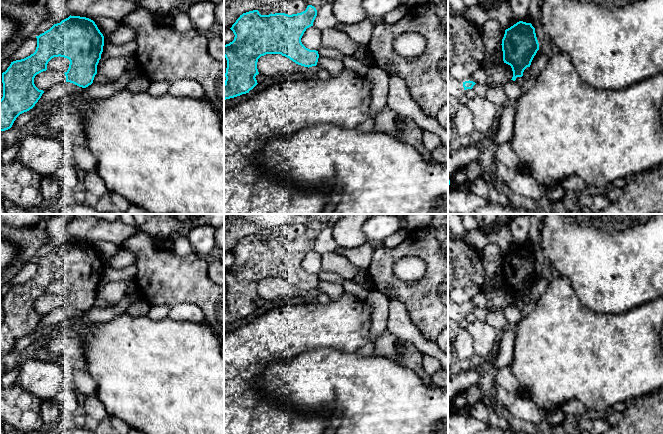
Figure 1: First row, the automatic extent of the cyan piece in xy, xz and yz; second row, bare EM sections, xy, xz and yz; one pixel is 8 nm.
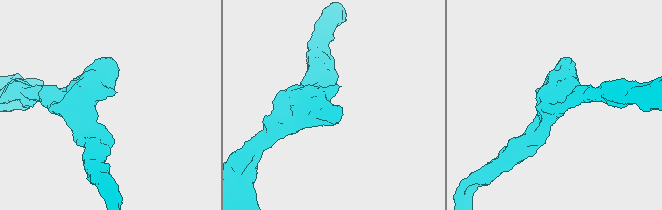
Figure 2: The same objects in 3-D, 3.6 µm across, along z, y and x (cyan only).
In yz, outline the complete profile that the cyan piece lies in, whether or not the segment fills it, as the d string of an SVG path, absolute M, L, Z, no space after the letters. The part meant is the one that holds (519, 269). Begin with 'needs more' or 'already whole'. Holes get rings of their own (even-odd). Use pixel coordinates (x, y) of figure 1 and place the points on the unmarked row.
already whole; M519 245L505 254L502 263L502 275L504 287L511 290L515 305L522 301L527 291L539 274L539 267L536 261L535 252L531 247Z

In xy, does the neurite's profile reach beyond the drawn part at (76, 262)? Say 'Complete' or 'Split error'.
Complete

